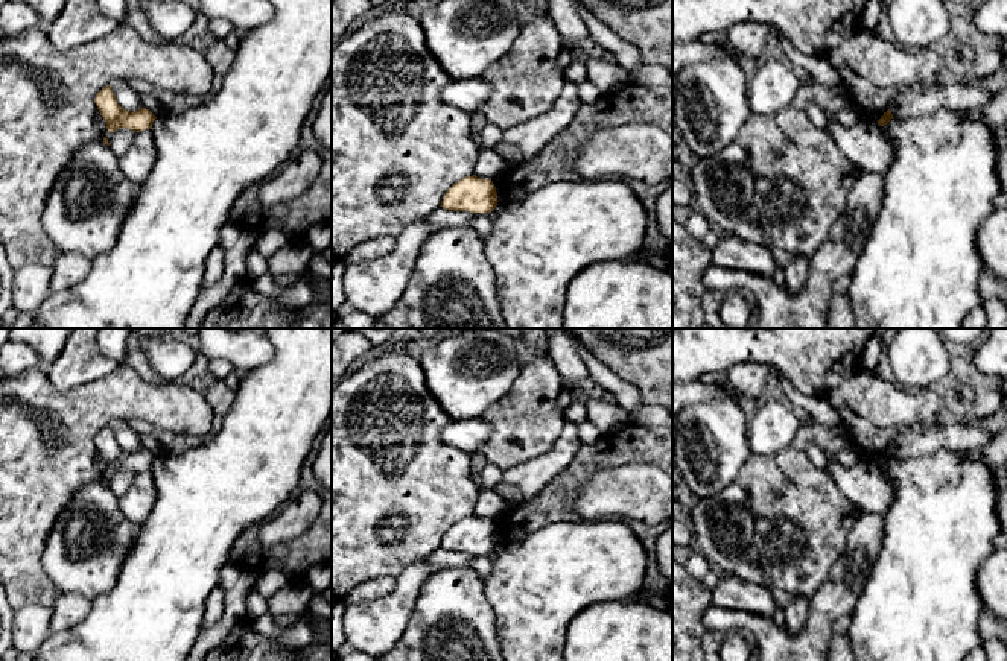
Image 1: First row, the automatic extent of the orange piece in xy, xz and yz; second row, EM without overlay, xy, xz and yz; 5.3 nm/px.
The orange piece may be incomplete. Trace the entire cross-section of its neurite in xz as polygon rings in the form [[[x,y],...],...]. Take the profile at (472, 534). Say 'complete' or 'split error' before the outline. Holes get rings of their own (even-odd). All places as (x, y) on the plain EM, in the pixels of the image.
complete; [[[472,515],[455,523],[446,532],[441,547],[452,552],[491,553],[497,542],[493,521]]]

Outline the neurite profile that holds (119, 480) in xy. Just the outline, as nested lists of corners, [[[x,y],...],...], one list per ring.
[[[97,453],[97,465],[102,471],[102,476],[108,479],[110,483],[110,489],[117,495],[122,497],[126,494],[129,485],[134,480],[135,473],[126,468],[120,468],[114,473],[110,473],[106,470],[106,463],[103,460],[103,457],[100,456],[100,453]]]

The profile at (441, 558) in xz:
[[[440,547],[424,561],[430,571],[438,571],[441,568],[455,567],[455,565],[470,567],[472,555],[473,553],[470,552],[452,552]]]

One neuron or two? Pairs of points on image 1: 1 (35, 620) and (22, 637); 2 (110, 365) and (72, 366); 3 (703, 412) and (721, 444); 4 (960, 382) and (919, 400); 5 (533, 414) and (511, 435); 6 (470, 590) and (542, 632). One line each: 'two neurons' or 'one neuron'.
1: one neuron
2: one neuron
3: one neuron
4: two neurons
5: one neuron
6: two neurons

